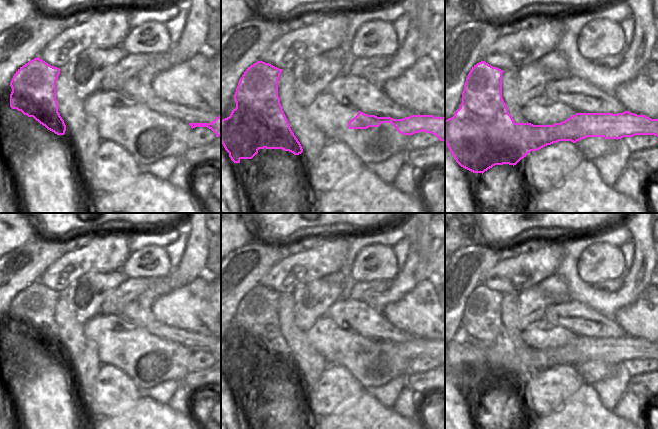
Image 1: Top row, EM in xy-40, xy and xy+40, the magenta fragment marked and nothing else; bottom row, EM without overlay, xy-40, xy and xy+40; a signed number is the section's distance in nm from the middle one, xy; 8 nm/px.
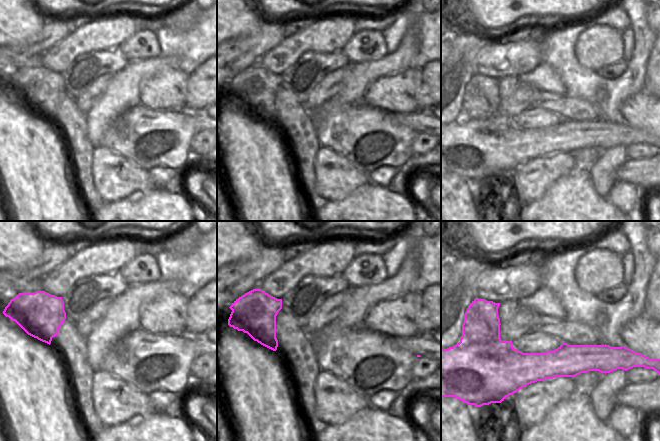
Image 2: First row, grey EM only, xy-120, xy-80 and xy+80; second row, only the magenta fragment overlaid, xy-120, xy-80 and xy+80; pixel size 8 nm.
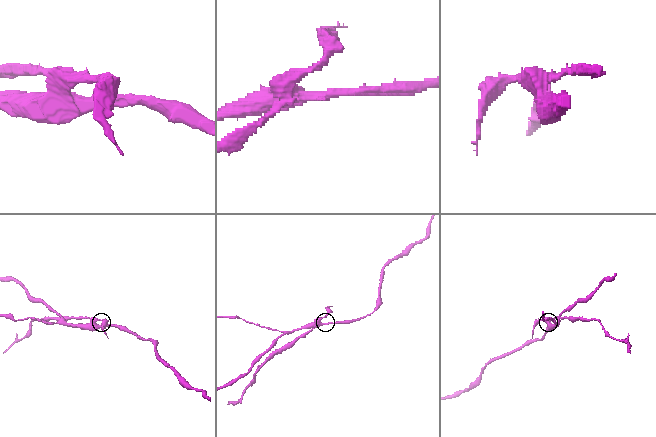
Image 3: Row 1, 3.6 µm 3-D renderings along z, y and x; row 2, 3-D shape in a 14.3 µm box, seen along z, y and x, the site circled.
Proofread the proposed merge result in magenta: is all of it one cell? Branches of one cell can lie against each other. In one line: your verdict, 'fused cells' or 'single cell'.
fused cells

